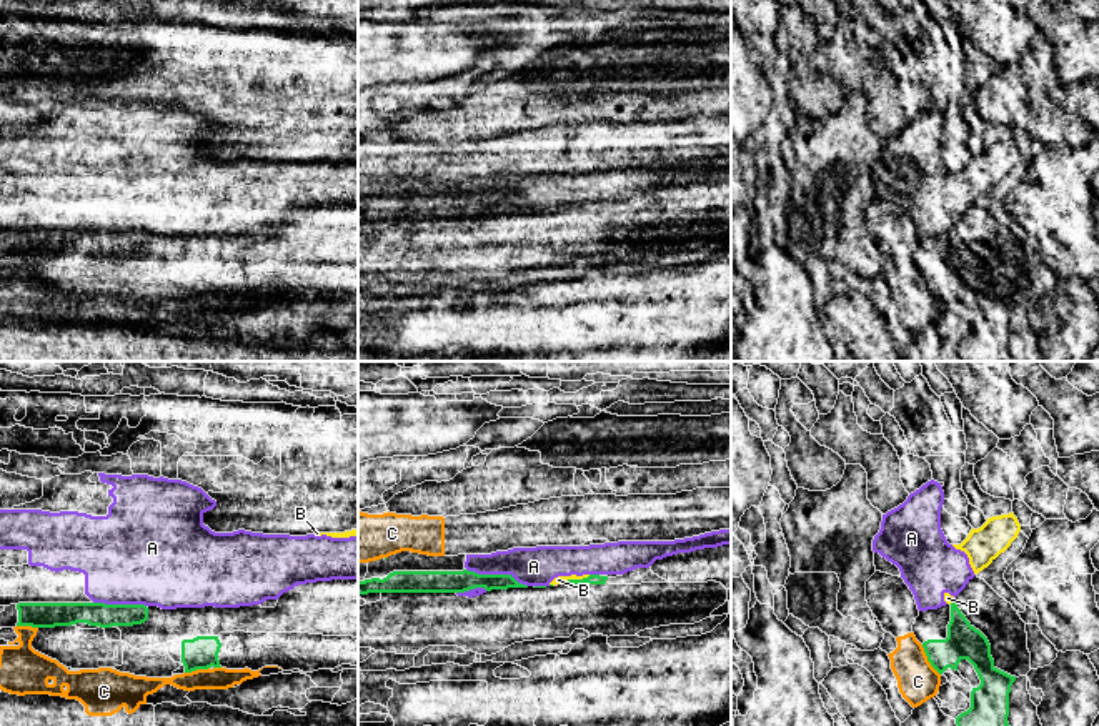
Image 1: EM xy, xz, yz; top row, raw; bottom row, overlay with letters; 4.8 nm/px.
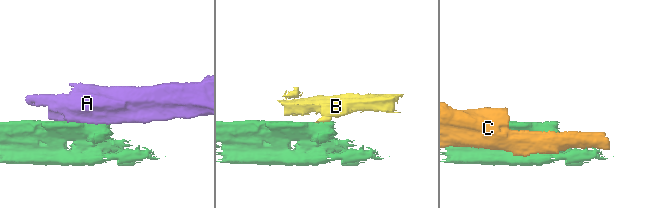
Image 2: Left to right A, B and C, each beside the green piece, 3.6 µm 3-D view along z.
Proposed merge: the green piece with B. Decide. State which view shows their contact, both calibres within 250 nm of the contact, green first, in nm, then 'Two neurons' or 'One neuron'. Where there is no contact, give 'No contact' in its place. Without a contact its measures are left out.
Touches green in xz. Thickness 50 nm (green) against 40 nm. Two neurons

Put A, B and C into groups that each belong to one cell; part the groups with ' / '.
A B / C

